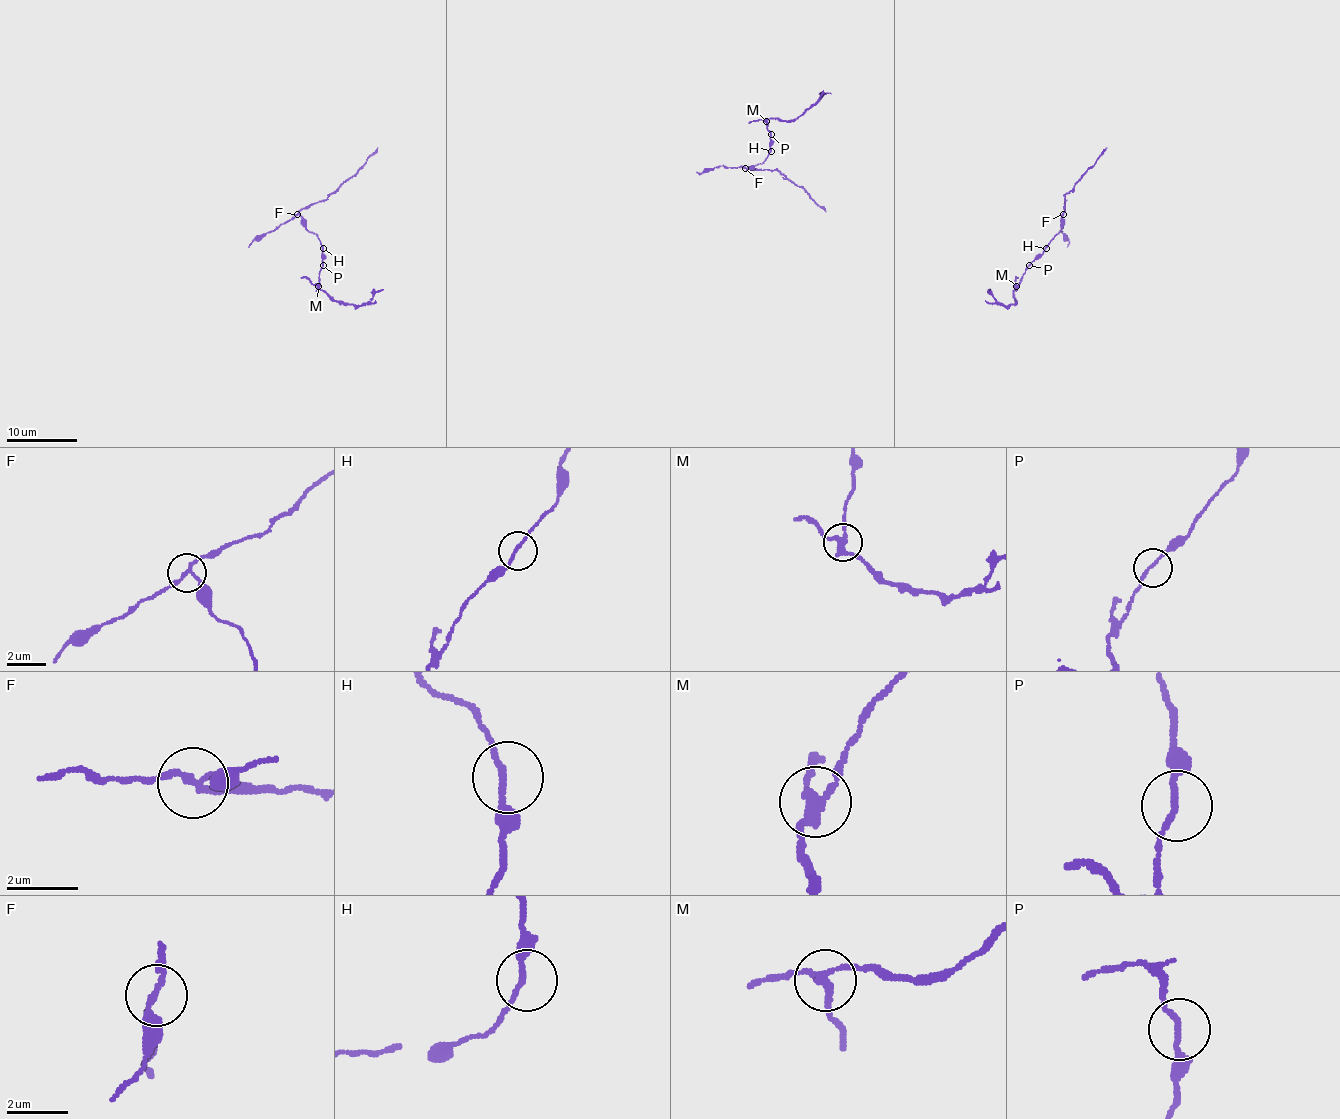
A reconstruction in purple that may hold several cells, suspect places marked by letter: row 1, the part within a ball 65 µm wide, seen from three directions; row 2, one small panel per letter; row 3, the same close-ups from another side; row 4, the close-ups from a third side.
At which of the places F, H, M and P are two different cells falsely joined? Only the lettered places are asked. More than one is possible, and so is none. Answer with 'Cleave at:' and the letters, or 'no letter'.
Cleave at: F, M

